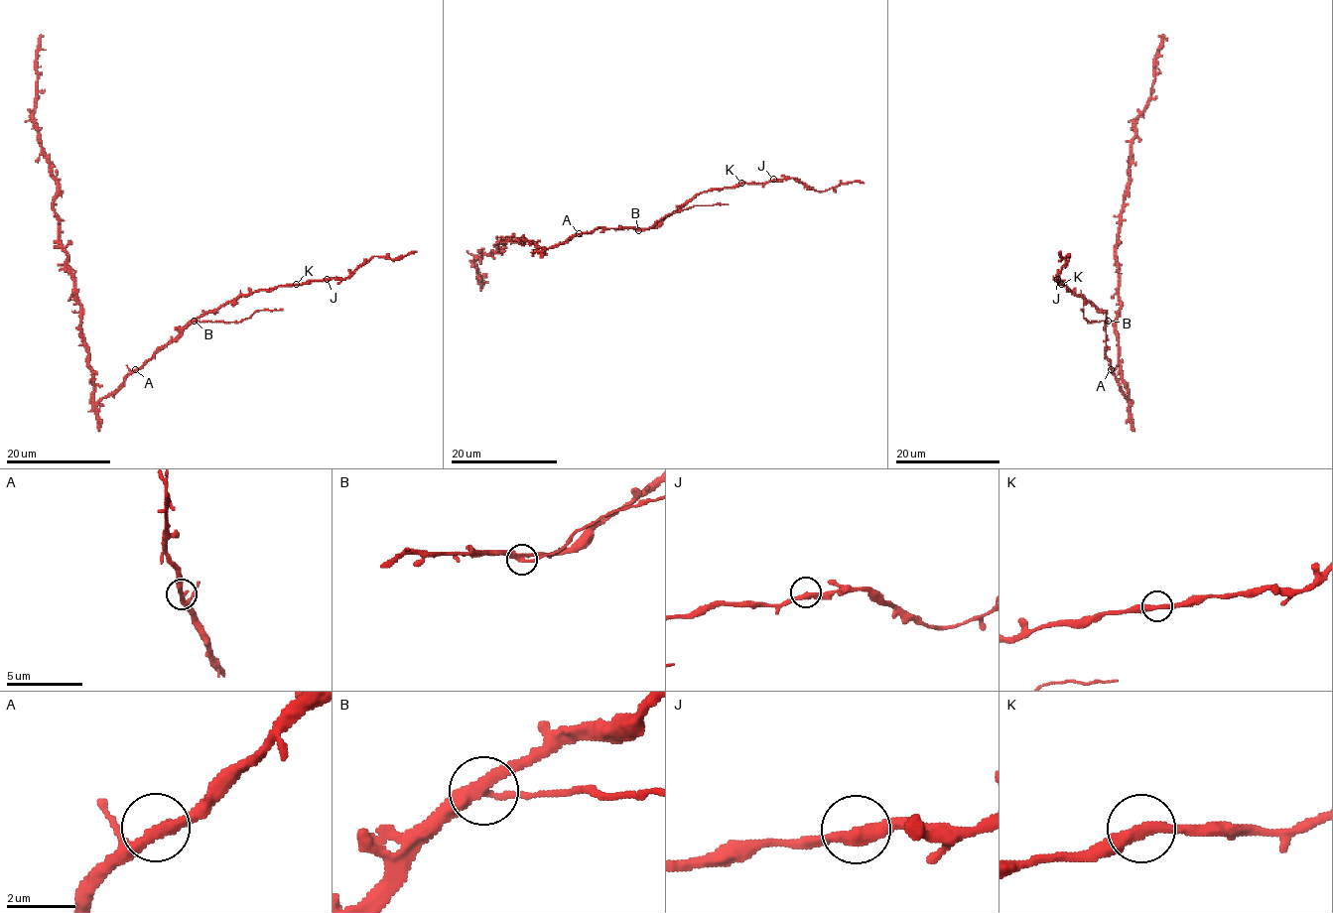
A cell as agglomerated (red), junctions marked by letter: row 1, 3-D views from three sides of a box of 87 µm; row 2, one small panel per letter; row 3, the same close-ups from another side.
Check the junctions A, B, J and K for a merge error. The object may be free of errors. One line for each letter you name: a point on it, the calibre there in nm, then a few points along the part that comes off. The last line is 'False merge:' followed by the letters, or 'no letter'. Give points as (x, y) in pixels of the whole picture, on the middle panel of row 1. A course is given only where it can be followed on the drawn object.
B: (638, 230) | 320 nm | (638, 230), (650, 228), (665, 216), (695, 205), (728, 204)
False merge: B

